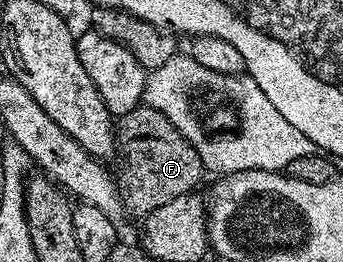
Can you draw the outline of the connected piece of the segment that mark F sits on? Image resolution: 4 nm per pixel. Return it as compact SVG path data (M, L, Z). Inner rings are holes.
M140 106L129 110L129 114L118 117L117 144L124 152L123 165L117 171L117 183L123 207L129 213L136 212L139 218L148 212L173 202L173 198L194 193L199 179L205 176L205 169L197 150L157 110Z

